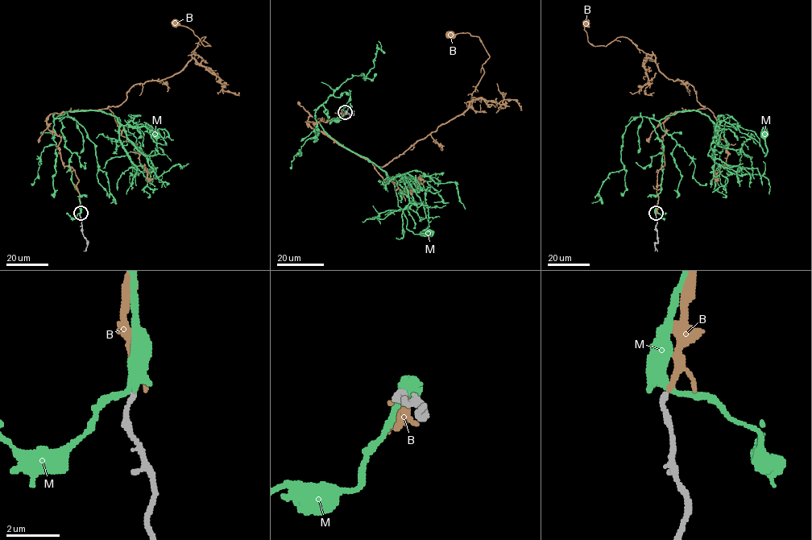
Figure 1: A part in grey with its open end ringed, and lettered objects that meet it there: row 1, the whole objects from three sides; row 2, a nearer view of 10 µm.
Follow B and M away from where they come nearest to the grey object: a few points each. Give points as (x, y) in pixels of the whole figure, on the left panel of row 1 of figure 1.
B: (80, 213), (78, 179), (46, 118), (118, 106), (135, 85), (179, 72), (203, 37), (210, 46), (175, 24)
M: (80, 213), (71, 151), (60, 119), (53, 119), (68, 111), (111, 114), (151, 155), (155, 134)

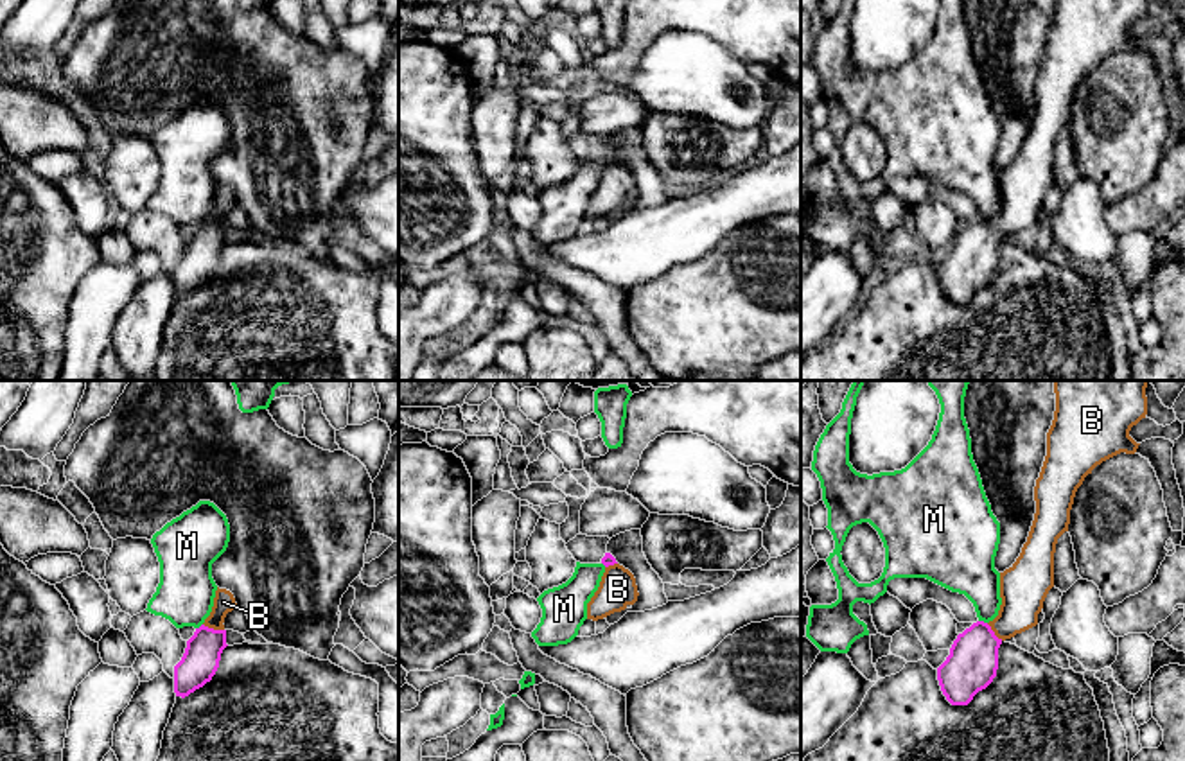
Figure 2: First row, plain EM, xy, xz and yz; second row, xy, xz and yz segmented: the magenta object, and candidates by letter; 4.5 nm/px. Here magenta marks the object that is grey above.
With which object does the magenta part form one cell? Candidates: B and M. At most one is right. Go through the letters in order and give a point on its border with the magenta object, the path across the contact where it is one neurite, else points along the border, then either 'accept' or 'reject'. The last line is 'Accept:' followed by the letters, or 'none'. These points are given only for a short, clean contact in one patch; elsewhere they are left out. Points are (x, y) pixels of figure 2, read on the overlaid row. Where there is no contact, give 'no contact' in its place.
B: meets magenta in xy at (212, 629); runs through xy (200, 661), (212, 629), (223, 602); accept
M: meets magenta in yz at (983, 621); border along yz (979, 620), (986, 623); reject
Accept: B

